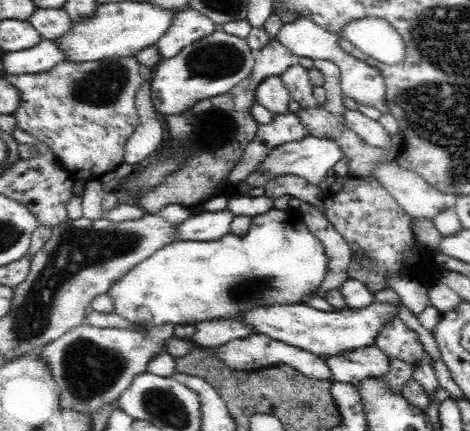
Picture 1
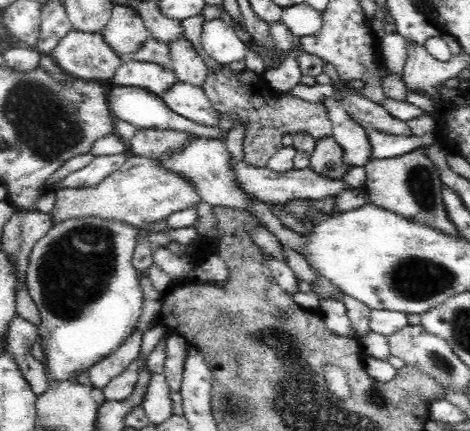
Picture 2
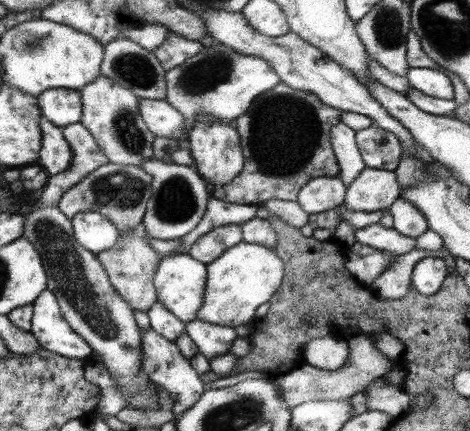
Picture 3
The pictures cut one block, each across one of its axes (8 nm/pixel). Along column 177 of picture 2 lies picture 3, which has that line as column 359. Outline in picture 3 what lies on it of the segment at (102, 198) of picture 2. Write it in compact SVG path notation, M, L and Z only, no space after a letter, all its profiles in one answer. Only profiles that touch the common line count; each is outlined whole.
M363 168L347 186L343 208L349 212L385 212L395 200L399 200L399 192L401 186L395 172Z

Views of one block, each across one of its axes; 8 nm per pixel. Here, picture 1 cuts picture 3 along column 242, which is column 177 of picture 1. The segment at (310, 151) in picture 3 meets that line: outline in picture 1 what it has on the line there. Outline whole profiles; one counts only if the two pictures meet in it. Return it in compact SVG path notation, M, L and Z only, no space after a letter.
M272 40L272 42L268 42L262 50L256 50L256 52L252 52L254 54L254 58L256 58L256 66L254 66L254 70L250 72L250 76L246 78L246 80L242 80L240 84L236 84L234 88L230 88L226 94L222 94L222 96L214 96L214 98L208 98L208 100L202 100L202 102L196 102L190 110L184 110L184 114L172 114L172 116L164 116L164 120L166 120L166 126L170 128L170 142L166 144L166 148L160 152L160 156L158 158L166 158L172 150L182 150L184 146L188 146L186 148L186 154L188 154L188 160L176 170L176 172L172 172L170 176L166 176L166 180L162 180L162 184L158 184L156 188L152 188L150 192L148 190L142 190L140 192L140 196L138 196L138 206L146 212L146 214L160 214L160 210L164 208L164 206L184 206L184 208L194 208L194 206L198 206L198 204L206 204L208 200L212 200L212 198L216 198L216 196L220 196L220 194L226 194L228 190L226 190L226 180L228 180L228 176L230 176L230 172L240 164L240 160L242 160L242 156L244 156L244 152L246 152L246 146L254 140L254 136L256 136L256 130L258 130L258 126L262 126L262 124L258 124L258 122L254 122L254 118L252 118L252 114L250 114L250 108L252 108L252 104L254 102L258 102L256 100L256 90L258 90L258 84L262 82L262 80L266 80L266 78L272 78L272 76L282 76L290 66L296 66L296 64L300 64L300 56L296 56L296 54L292 54L282 42L278 42L278 40Z

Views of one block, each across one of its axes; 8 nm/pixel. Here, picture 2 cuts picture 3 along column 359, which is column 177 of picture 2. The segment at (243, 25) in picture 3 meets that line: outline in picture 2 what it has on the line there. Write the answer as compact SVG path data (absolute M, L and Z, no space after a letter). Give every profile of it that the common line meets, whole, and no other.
M176 82L162 98L166 106L188 118L190 122L196 122L200 126L216 126L218 128L218 114L212 108L206 92L196 86L188 86L182 82Z

